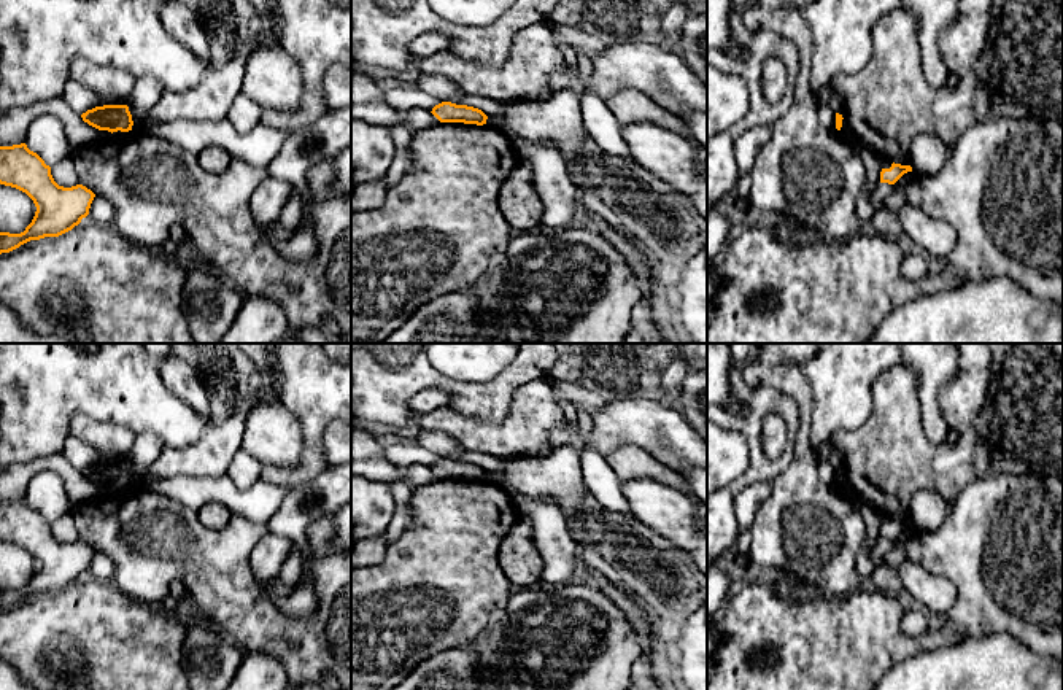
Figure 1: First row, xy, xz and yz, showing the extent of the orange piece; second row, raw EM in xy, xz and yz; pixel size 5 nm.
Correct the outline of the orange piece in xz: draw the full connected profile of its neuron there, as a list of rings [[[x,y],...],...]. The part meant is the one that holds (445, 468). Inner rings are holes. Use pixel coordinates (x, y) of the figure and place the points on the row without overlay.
[[[442,458],[431,467],[440,479],[486,480],[488,472],[474,463]]]

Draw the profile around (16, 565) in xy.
[[[0,541],[0,588],[24,588],[35,568],[37,563],[25,549]]]

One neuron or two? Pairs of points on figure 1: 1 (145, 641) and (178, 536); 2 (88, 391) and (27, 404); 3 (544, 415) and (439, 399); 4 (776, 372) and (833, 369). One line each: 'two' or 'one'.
1: two
2: one
3: two
4: two

